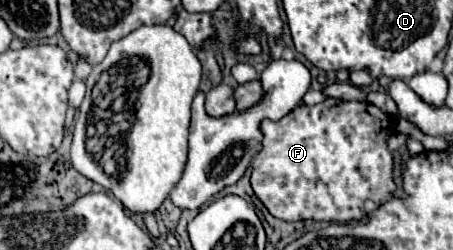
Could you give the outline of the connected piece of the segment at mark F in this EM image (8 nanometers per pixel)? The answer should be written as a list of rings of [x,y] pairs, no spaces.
[[[326,98],[320,104],[296,106],[290,114],[280,120],[264,118],[260,130],[264,134],[262,150],[252,158],[250,184],[260,202],[268,208],[274,218],[286,222],[314,220],[314,222],[358,222],[366,218],[364,204],[368,200],[382,206],[392,198],[396,184],[392,180],[394,156],[388,150],[388,138],[396,128],[394,116],[382,112],[370,102],[346,102],[338,98]]]

